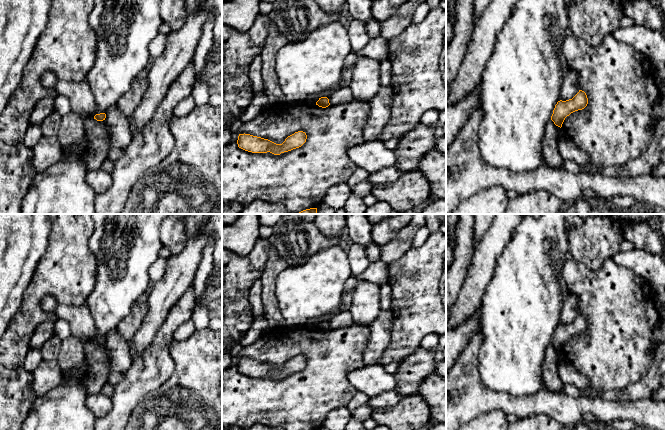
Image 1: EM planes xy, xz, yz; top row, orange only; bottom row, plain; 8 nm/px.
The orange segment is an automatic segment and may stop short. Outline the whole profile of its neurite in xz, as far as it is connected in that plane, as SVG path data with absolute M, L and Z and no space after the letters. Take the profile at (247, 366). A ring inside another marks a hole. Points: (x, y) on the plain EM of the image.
M298 355L288 360L282 368L276 368L268 363L244 357L239 358L237 368L239 372L248 376L270 376L274 379L280 379L281 377L301 371L306 366L306 363L306 357Z

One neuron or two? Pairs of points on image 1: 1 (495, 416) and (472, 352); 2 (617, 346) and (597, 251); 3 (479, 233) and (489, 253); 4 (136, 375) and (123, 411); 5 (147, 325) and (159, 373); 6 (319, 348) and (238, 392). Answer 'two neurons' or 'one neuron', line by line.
1: two neurons
2: two neurons
3: two neurons
4: one neuron
5: two neurons
6: one neuron

